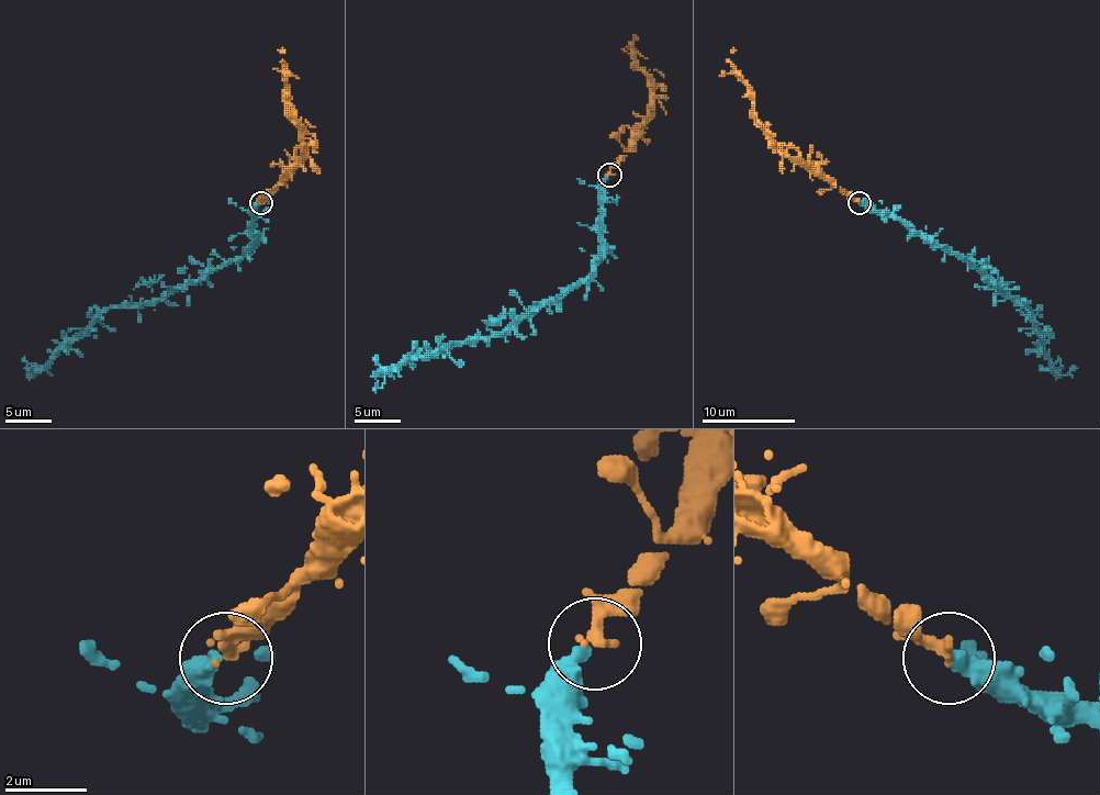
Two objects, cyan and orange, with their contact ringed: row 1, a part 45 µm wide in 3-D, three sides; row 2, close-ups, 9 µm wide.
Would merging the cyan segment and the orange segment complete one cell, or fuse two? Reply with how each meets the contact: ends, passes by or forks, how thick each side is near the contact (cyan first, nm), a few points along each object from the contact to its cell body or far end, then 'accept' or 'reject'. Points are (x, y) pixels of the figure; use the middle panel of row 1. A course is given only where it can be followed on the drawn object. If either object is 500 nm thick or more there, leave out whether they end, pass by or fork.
cyan ends; orange ends; calibres 400 and 320 nm; course cyan (607, 177), (601, 260), (584, 279), (517, 316), (501, 332), (457, 342), (424, 356), (405, 356), (375, 390); course orange (609, 175), (644, 121), (649, 102), (649, 79), (638, 67), (633, 51); accept

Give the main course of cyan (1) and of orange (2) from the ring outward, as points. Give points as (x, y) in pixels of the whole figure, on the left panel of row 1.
1: (259, 203), (255, 212), (253, 245), (236, 259), (153, 303), (108, 308), (36, 374), (32, 374), (26, 366)
2: (261, 203), (296, 166), (301, 155), (301, 124), (294, 118), (282, 59), (284, 49)

